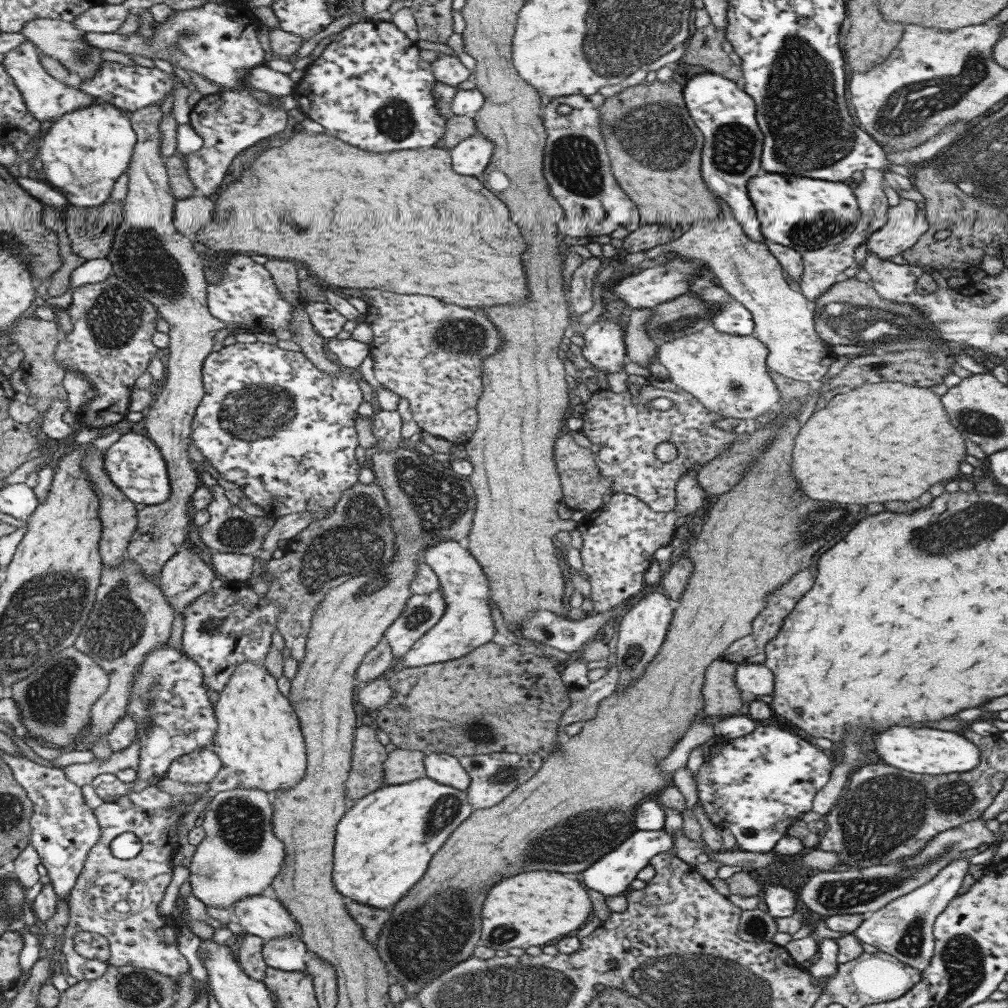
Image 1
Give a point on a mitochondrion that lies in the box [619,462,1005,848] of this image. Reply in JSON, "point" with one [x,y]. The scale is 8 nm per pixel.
{"point":[820,524]}

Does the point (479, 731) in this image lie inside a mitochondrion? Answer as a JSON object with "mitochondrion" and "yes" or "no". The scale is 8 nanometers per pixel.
{"mitochondrion":"yes"}

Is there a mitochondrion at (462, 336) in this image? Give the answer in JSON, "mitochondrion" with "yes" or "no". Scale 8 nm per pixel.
{"mitochondrion":"yes"}

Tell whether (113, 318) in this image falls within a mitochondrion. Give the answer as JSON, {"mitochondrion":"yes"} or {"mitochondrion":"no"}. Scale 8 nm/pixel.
{"mitochondrion":"yes"}

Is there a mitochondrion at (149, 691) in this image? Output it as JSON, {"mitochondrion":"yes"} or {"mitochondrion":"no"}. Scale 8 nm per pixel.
{"mitochondrion":"yes"}

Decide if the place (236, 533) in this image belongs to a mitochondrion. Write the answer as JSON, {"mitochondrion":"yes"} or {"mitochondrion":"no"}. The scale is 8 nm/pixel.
{"mitochondrion":"yes"}

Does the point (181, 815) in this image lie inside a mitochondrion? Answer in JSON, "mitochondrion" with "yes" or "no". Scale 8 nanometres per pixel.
{"mitochondrion":"no"}

